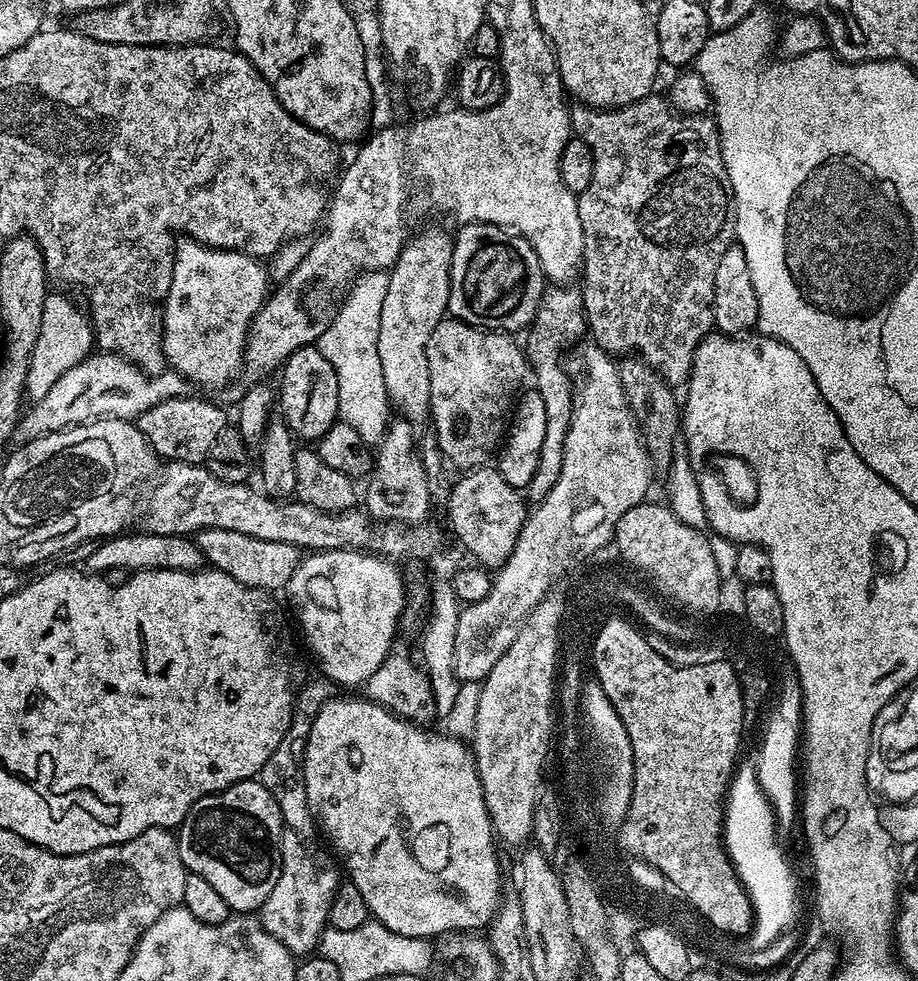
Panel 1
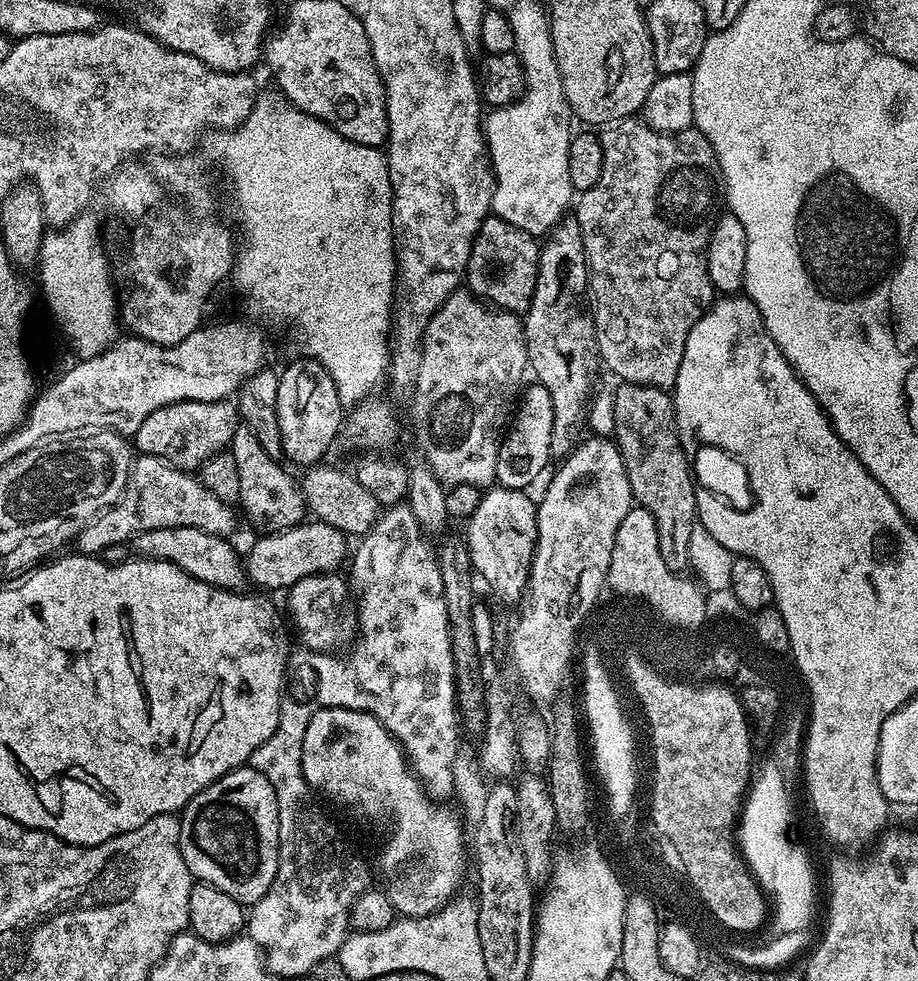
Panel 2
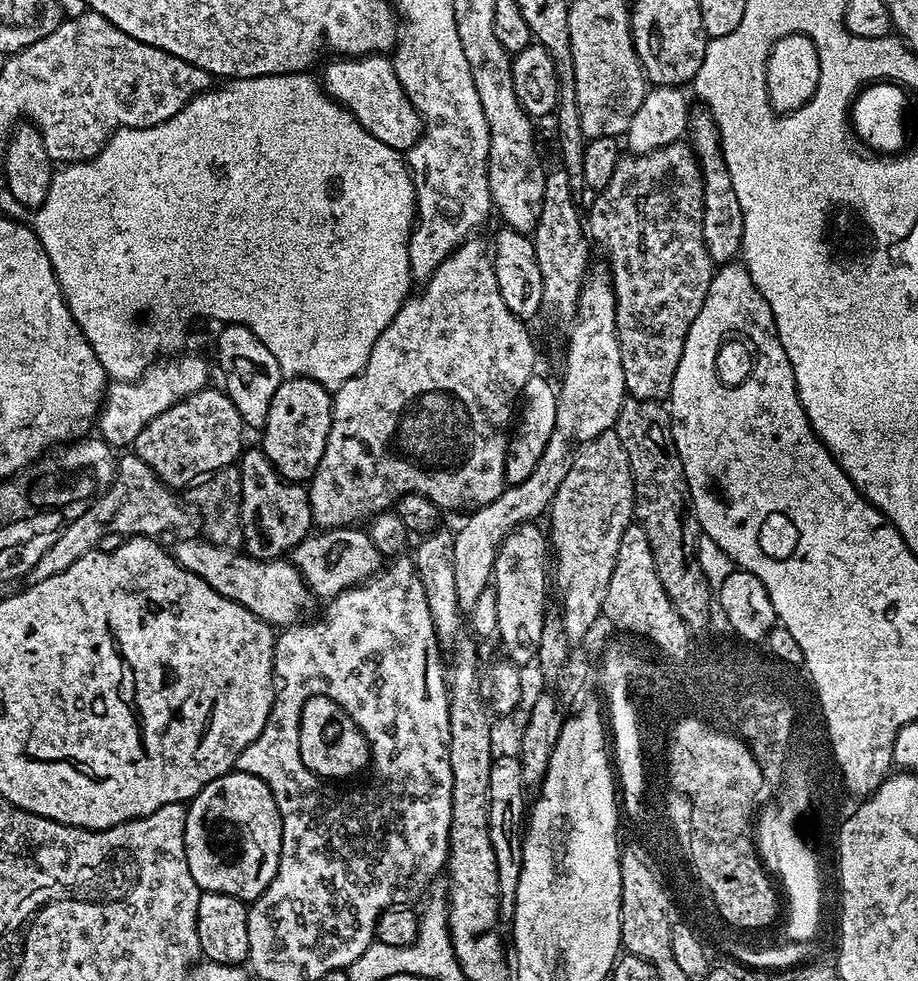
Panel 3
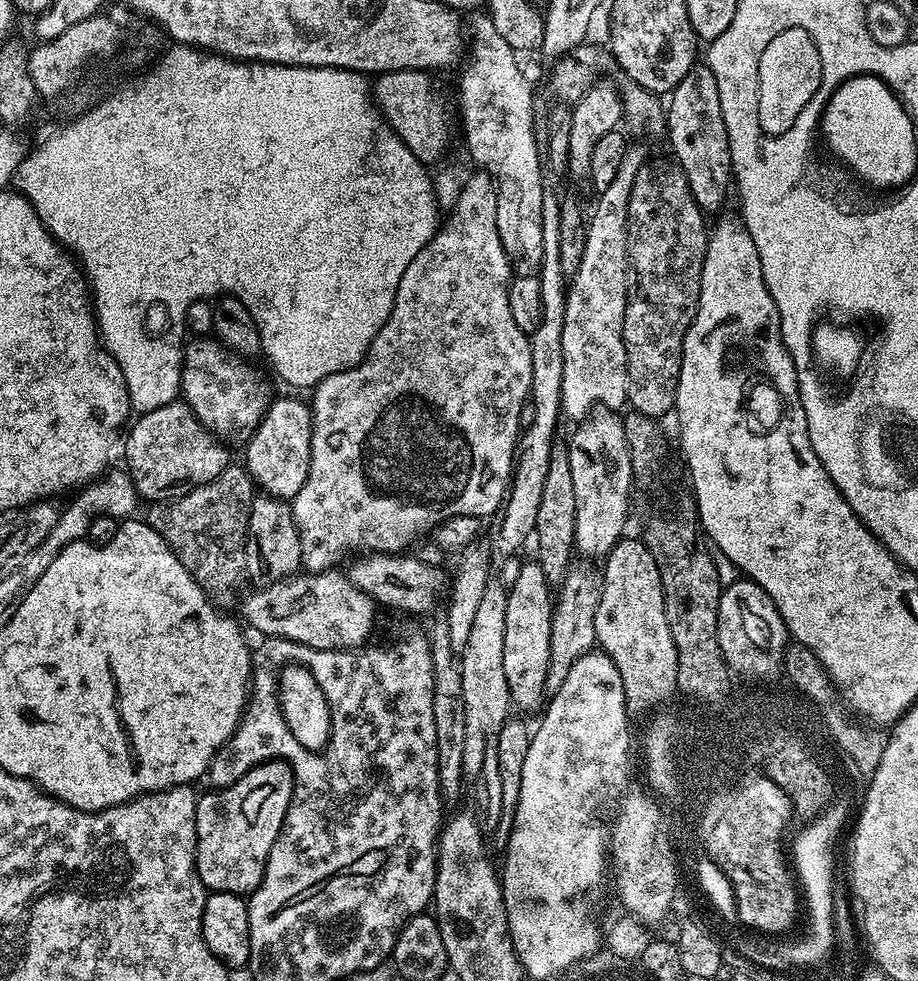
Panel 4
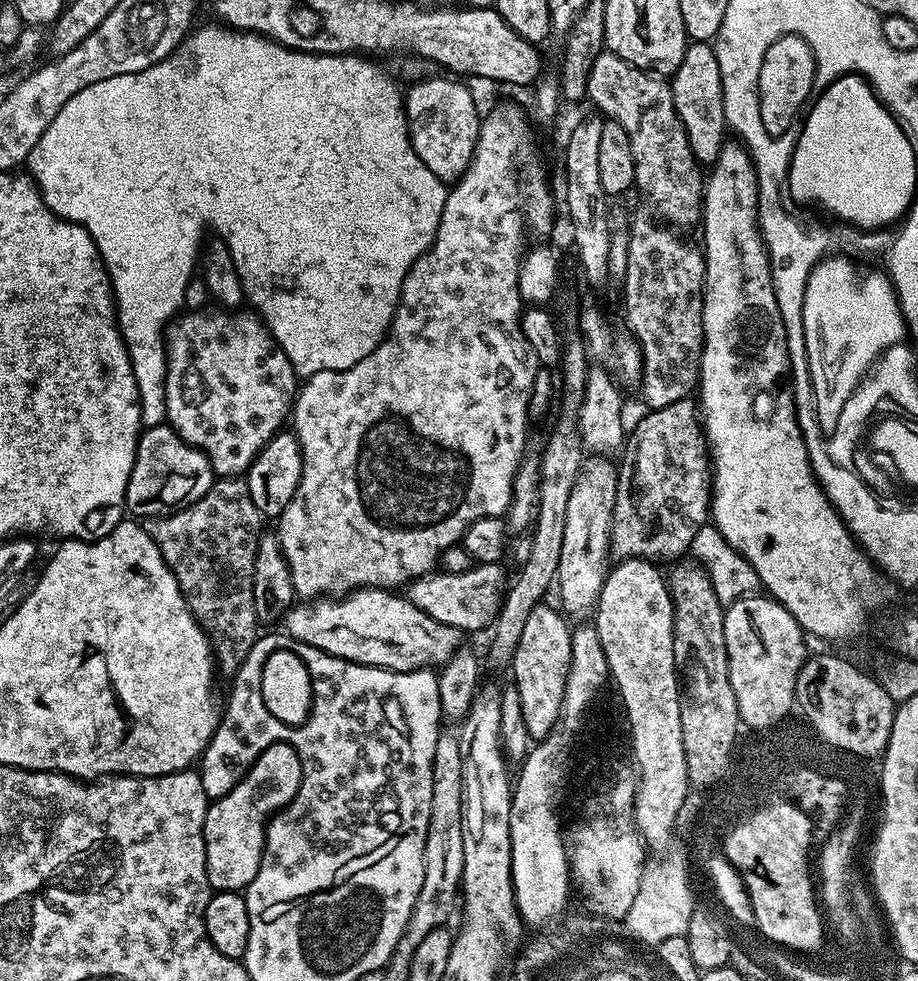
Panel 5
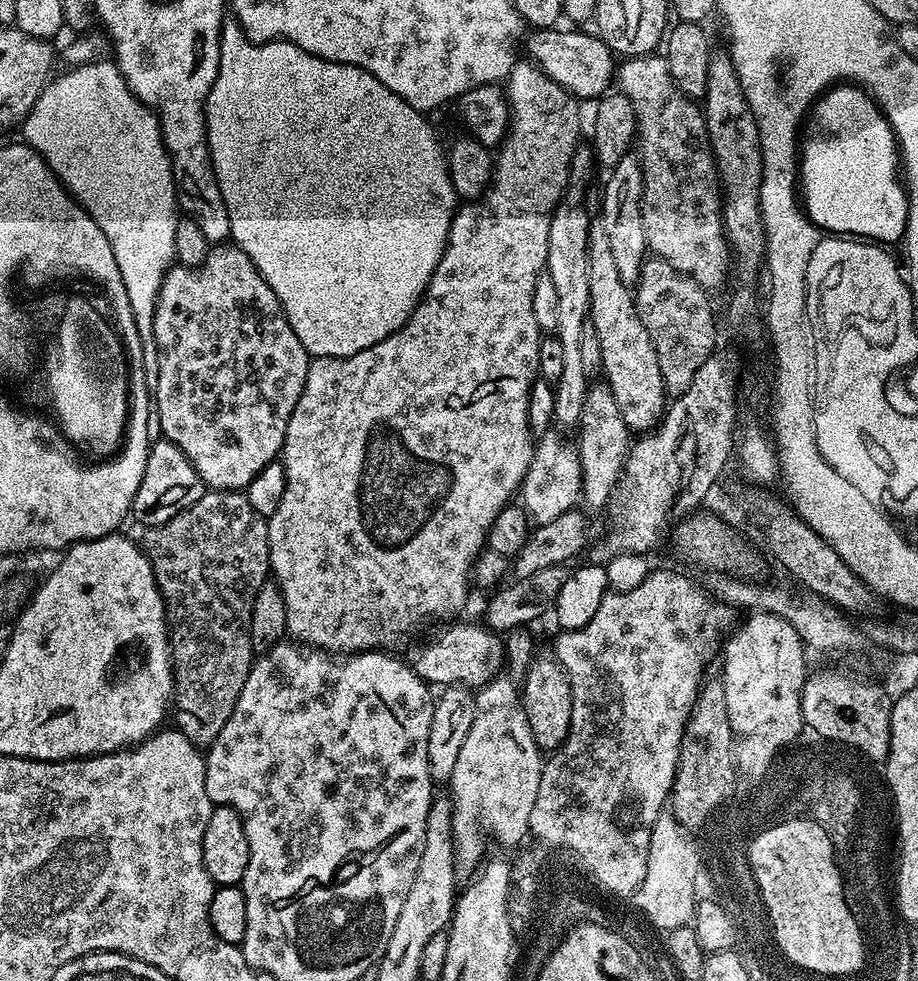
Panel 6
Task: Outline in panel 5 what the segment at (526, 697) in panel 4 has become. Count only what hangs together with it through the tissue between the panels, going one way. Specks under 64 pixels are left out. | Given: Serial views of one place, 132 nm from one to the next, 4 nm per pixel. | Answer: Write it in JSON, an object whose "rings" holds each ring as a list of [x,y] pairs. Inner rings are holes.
{"rings":[[[542,602],[534,610],[530,610],[510,665],[510,680],[518,688],[522,719],[531,739],[536,742],[545,740],[560,723],[560,711],[566,694],[566,678],[572,657],[572,628],[569,621],[553,608],[548,602]]]}

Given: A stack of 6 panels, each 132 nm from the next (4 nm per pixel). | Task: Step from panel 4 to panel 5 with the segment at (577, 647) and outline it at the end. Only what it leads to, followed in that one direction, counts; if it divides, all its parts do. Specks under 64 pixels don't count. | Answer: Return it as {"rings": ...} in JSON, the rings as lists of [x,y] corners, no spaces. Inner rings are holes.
{"rings":[[[592,454],[585,459],[584,467],[580,469],[574,490],[570,490],[570,503],[566,505],[566,534],[562,534],[562,558],[558,558],[555,587],[560,587],[560,604],[565,617],[576,622],[583,621],[593,615],[596,603],[604,580],[610,571],[610,526],[614,514],[616,501],[616,474],[615,463],[611,464],[609,457],[604,454]]]}

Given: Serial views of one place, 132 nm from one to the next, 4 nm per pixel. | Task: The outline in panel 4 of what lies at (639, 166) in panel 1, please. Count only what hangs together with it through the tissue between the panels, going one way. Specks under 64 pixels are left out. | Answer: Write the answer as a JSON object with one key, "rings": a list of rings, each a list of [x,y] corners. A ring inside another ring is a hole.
{"rings":[[[649,159],[638,170],[638,178],[634,178],[634,190],[630,190],[630,210],[628,211],[628,267],[630,269],[630,287],[628,290],[628,305],[624,315],[624,345],[626,346],[626,362],[628,363],[628,404],[631,411],[641,412],[653,418],[664,418],[671,413],[676,406],[676,395],[678,394],[678,378],[682,370],[682,350],[684,339],[692,325],[694,314],[698,310],[700,301],[700,283],[702,282],[702,266],[708,249],[708,238],[710,235],[709,225],[704,225],[705,213],[701,212],[698,202],[694,202],[692,191],[688,185],[686,174],[676,163],[675,159],[668,160]]]}

